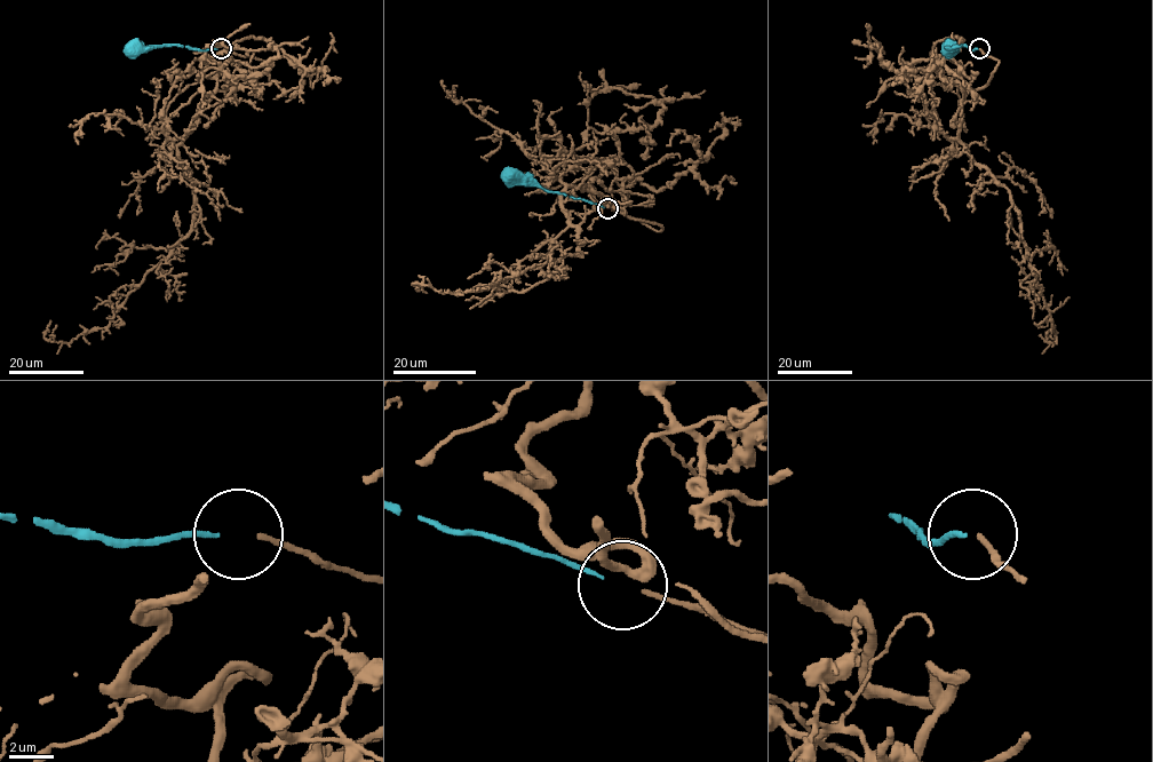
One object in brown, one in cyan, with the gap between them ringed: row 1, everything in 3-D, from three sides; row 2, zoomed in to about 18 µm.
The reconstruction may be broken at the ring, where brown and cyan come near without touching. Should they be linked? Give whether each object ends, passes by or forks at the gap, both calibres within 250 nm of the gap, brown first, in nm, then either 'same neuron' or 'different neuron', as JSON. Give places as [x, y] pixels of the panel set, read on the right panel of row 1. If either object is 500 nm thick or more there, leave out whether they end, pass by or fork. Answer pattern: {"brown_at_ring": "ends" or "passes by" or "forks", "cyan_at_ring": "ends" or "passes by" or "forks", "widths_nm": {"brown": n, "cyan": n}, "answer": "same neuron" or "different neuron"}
{"brown_at_ring": "ends", "cyan_at_ring": "ends", "widths_nm": {"brown": 240, "cyan": 190}, "answer": "same neuron"}

